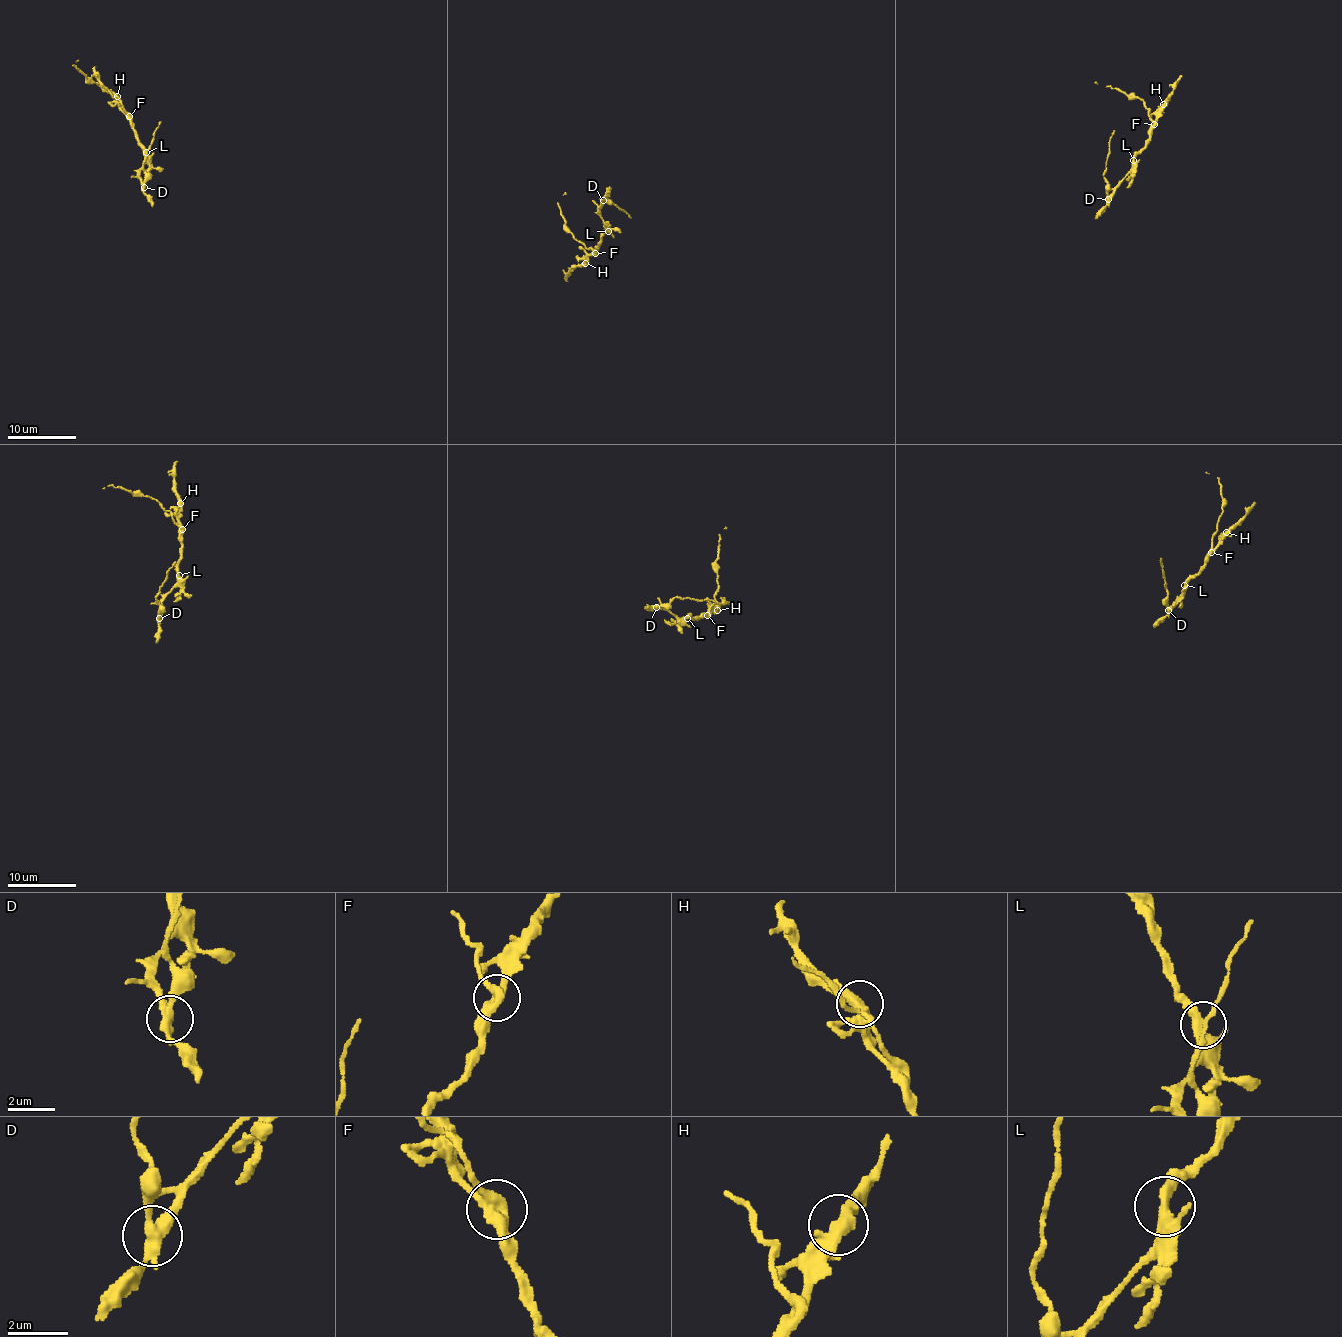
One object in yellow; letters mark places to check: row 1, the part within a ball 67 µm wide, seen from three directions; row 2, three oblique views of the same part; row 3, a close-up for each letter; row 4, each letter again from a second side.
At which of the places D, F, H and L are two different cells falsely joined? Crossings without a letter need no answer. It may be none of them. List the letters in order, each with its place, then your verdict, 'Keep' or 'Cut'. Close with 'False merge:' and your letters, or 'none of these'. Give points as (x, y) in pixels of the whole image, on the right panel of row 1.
D: Place: (1108, 199). Cut
F: Place: (1154, 124). Cut
H: Place: (1163, 104). Keep
L: Place: (1133, 160). Keep
False merge: D, F

